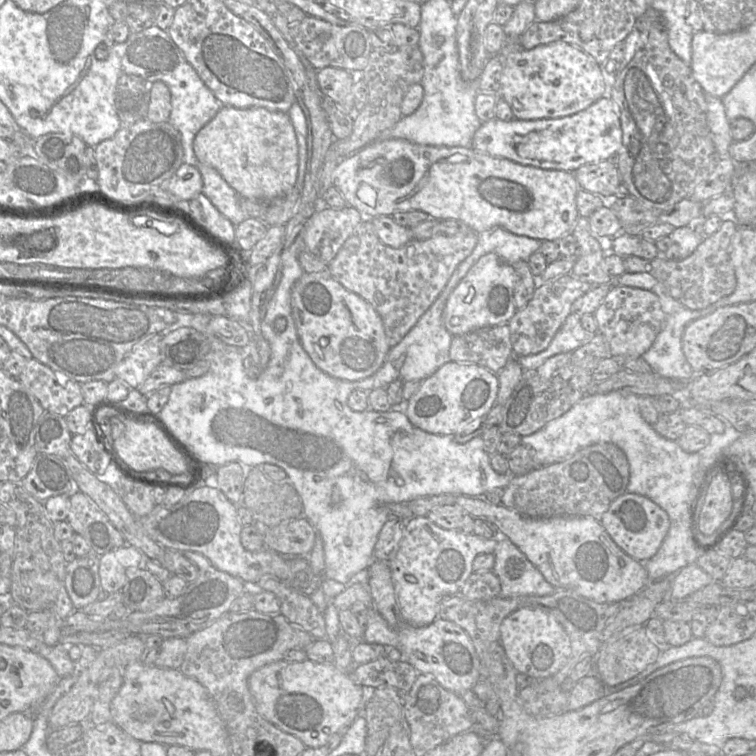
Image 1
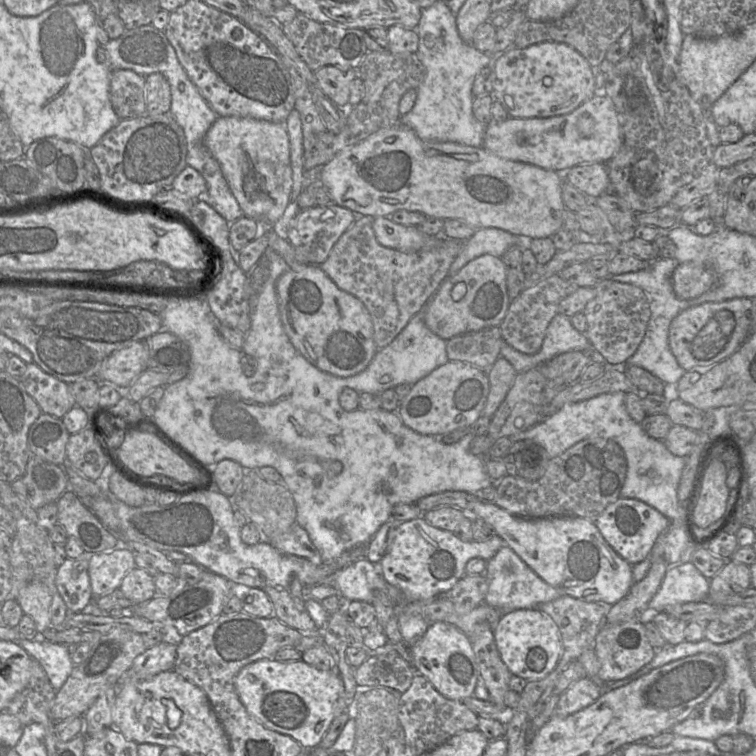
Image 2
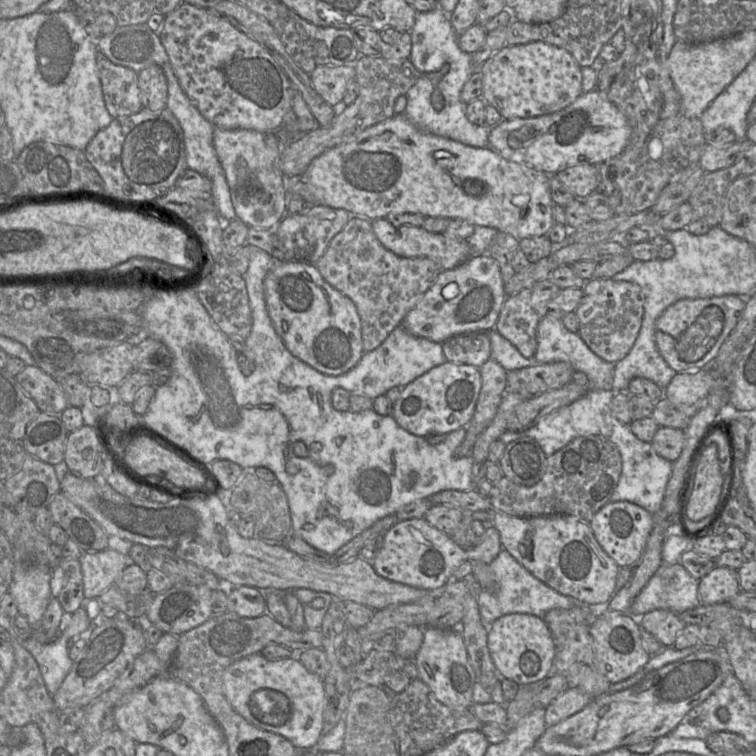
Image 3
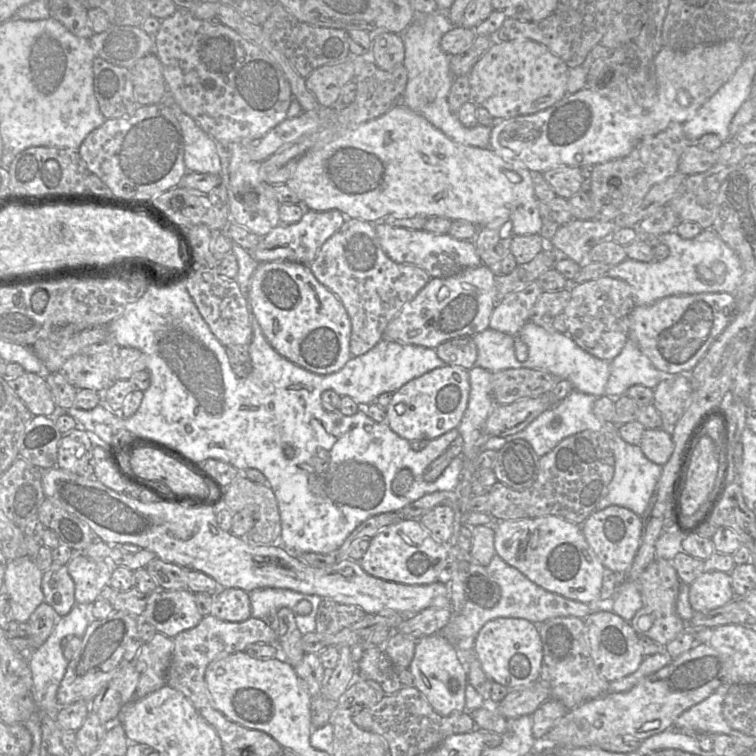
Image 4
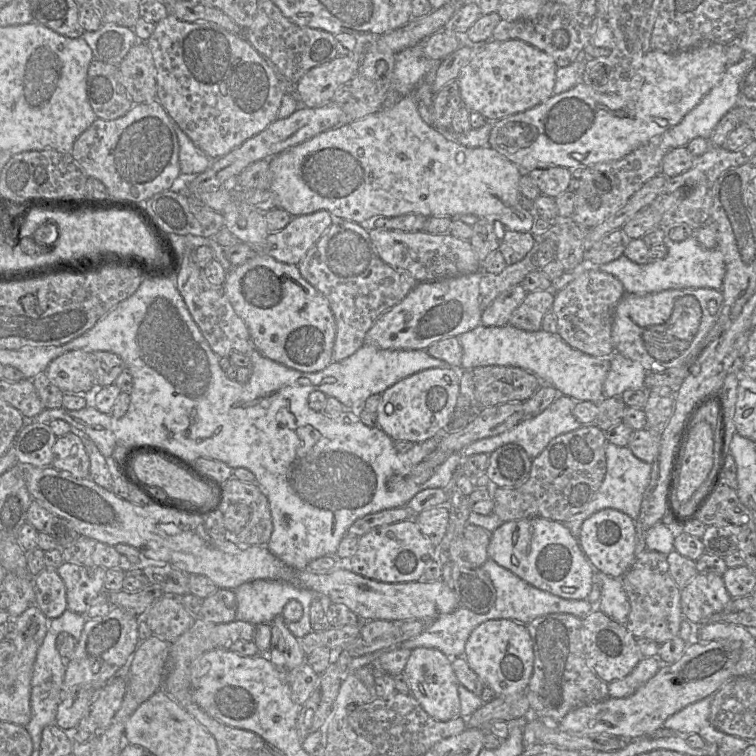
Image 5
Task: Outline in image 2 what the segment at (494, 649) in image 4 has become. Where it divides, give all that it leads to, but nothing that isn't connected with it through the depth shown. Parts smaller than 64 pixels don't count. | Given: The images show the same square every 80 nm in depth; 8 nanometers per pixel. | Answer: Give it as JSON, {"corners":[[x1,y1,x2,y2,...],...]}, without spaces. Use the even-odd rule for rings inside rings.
{"corners":[[538,608,506,612,493,630,500,657,510,673,528,682,546,678,557,666,563,654,559,629,553,619]]}

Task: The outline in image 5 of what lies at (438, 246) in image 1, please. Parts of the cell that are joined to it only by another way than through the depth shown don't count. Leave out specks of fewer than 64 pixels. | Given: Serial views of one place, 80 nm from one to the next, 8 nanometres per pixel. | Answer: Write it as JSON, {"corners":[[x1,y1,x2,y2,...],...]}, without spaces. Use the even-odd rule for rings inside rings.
{"corners":[[334,219,297,267,303,278,328,300,333,312,336,338,332,362,340,362,360,349,375,321,418,284,409,272,381,260,368,229,360,223,343,219]]}

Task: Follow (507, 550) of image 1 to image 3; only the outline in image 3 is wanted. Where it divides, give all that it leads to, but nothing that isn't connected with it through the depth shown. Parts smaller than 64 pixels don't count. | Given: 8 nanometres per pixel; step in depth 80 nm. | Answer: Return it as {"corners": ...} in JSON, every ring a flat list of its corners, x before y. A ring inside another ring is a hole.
{"corners":[[503,548,488,566,497,585,497,591,495,593,480,591,476,599,481,622,487,629,495,620,507,614,523,613,543,617,551,609,569,609,586,605,570,596,558,593,535,578]]}

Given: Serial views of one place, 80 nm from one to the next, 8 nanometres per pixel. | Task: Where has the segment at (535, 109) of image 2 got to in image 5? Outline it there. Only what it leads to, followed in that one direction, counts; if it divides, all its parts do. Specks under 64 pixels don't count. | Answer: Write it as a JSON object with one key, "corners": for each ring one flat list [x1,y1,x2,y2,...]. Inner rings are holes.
{"corners":[[490,39,473,45,473,54,456,80,464,106,471,112,479,112,488,121,497,121,533,108,551,97,557,68,549,54,525,41]]}

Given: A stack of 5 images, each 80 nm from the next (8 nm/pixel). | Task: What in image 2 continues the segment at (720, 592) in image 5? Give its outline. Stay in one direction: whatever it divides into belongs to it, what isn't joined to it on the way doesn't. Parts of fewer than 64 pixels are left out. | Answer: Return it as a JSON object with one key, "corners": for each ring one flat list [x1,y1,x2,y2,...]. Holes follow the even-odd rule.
{"corners":[[727,561,721,572,710,579,710,593,735,593,751,587,750,566]]}

